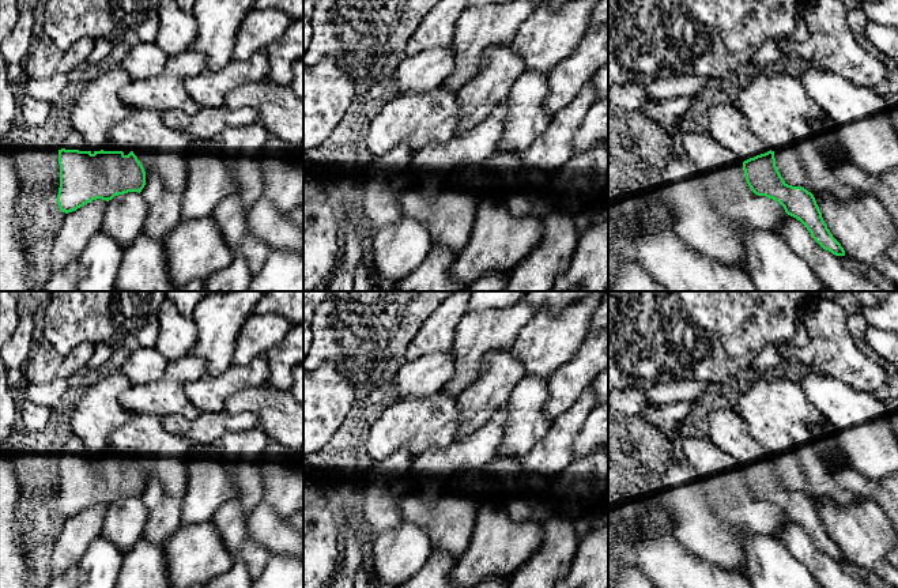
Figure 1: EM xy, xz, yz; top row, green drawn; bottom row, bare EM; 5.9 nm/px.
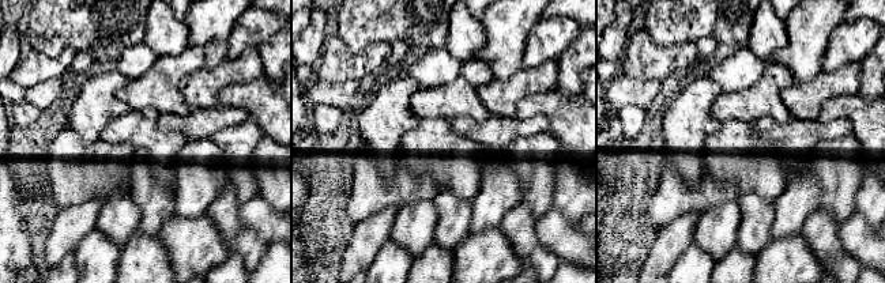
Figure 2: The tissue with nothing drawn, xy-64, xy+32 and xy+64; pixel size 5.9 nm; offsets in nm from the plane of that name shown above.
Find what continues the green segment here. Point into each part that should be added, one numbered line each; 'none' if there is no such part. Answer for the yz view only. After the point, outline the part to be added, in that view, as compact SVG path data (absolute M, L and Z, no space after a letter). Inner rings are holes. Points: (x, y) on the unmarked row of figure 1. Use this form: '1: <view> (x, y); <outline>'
1: yz (727, 430); M724 404L710 412L708 438L721 452L732 456L739 467L770 456L767 448L752 438L735 410Z

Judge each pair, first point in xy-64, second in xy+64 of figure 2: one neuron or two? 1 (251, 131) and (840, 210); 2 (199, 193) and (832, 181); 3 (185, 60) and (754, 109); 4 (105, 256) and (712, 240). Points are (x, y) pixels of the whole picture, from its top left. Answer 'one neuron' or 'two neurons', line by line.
1: one neuron
2: two neurons
3: one neuron
4: two neurons

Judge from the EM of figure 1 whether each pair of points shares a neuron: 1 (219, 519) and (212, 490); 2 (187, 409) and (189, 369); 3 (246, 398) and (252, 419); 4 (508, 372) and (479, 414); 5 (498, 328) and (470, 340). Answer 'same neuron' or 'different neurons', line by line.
1: different neurons
2: same neuron
3: different neurons
4: same neuron
5: same neuron

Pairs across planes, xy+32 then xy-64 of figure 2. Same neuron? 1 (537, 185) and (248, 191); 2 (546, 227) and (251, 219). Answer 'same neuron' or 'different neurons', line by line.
1: same neuron
2: same neuron

